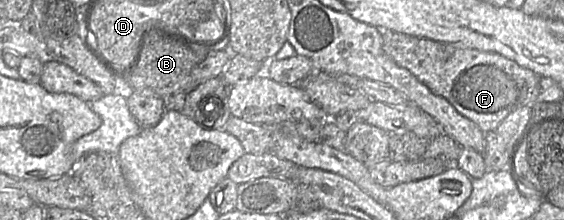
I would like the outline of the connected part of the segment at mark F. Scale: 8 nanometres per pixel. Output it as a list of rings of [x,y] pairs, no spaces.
[[[382,30],[383,50],[399,66],[409,70],[433,93],[444,97],[484,133],[495,131],[511,112],[538,102],[541,76],[498,53]]]

